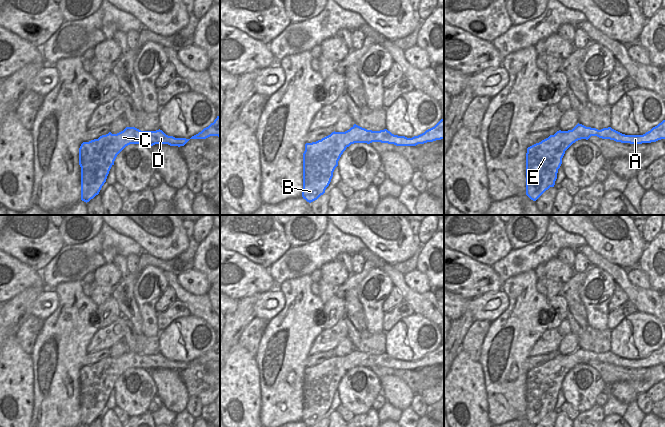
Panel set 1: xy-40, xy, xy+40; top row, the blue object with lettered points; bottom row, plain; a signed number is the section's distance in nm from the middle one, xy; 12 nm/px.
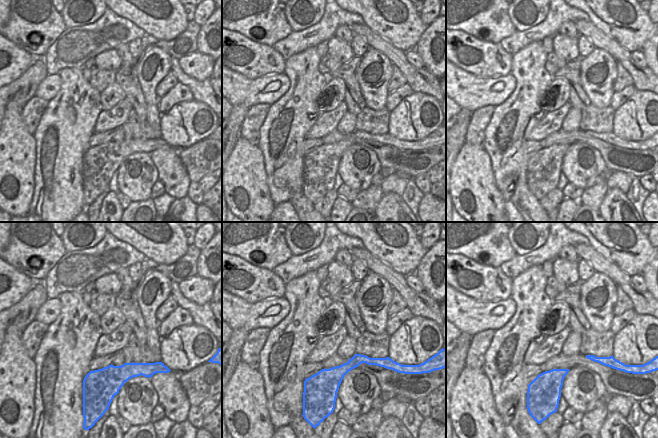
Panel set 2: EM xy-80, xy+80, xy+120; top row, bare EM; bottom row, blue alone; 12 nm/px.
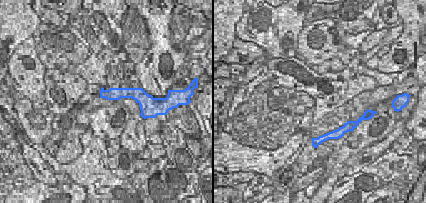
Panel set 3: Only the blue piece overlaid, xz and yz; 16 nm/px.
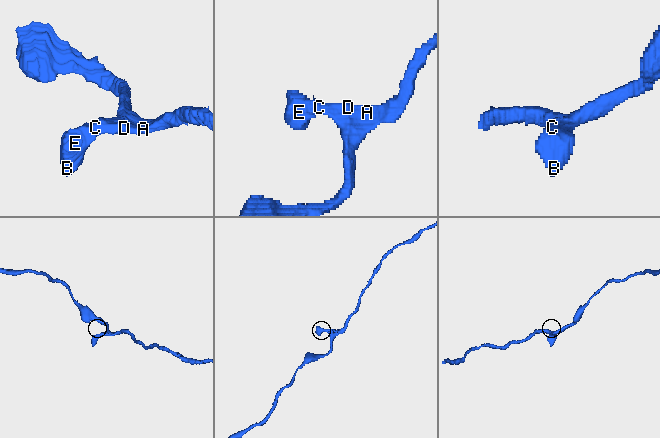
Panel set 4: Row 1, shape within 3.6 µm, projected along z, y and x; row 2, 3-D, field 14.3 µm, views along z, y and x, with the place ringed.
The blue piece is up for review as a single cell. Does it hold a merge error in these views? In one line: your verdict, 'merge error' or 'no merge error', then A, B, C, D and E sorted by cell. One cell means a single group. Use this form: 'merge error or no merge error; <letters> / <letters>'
no merge error; A B C D E

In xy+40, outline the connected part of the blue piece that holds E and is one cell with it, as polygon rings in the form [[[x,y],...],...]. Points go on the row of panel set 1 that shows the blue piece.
[[[665,120],[643,135],[625,135],[611,127],[598,130],[577,124],[572,130],[554,135],[527,148],[526,195],[536,201],[546,190],[554,187],[565,151],[576,141],[591,136],[621,143],[642,144],[665,139]]]

